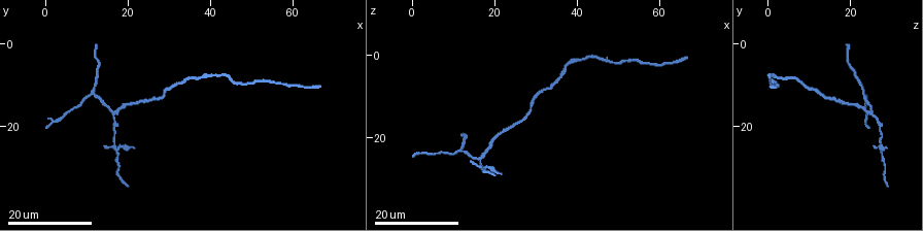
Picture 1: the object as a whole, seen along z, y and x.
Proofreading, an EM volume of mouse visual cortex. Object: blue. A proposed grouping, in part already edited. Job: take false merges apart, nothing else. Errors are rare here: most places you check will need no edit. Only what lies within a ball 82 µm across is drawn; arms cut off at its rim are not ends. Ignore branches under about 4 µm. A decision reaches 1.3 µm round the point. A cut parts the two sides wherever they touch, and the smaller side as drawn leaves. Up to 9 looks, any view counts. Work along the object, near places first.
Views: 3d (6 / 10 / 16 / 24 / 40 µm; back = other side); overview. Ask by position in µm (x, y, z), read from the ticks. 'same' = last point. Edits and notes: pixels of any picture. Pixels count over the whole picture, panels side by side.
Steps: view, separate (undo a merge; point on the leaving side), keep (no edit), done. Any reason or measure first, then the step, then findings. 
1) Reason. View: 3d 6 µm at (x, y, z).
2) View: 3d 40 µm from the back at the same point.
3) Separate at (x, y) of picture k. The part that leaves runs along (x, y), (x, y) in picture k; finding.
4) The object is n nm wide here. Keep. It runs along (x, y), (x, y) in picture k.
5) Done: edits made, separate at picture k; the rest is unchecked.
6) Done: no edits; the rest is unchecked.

Calibre changes. View: 3d 16 µm at (16.5, 20.5, 27.0).

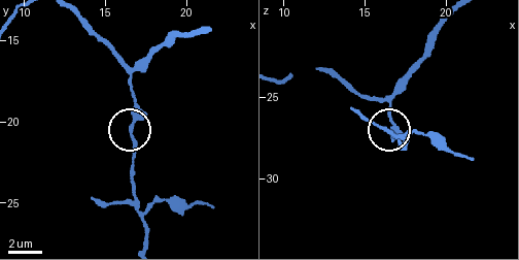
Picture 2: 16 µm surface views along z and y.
View: 3d 10 µm at the same point.

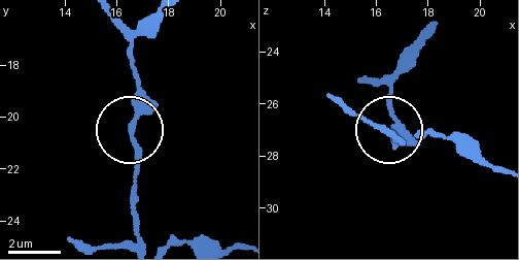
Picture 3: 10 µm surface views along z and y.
Keep. One neuron here.

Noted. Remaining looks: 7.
A narrow waist. View: 3d 16 µm at (23.0, 14.0, 18.0).

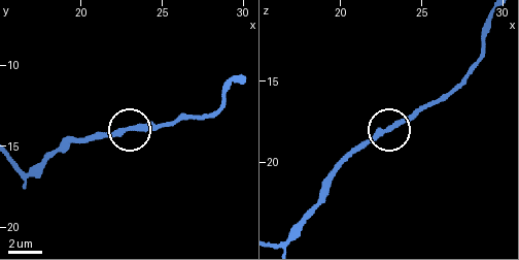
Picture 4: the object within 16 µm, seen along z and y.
View: 3d 10 µm at (23.1, 13.9, 18.0).

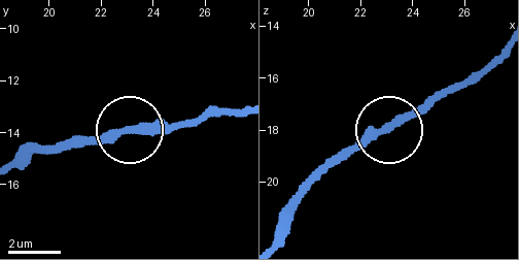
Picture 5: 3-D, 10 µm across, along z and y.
Keep. It runs along (237, 110), (60, 144) in picture 5; one neuron here.

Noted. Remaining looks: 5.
A fork. View: 3d 16 µm at (11.5, 11.5, 23.0).

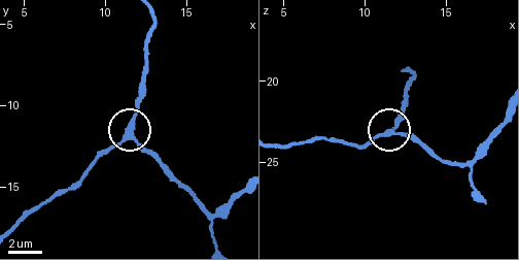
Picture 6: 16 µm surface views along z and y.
View: 3d 10 µm at (11.3, 12.0, 23.3).

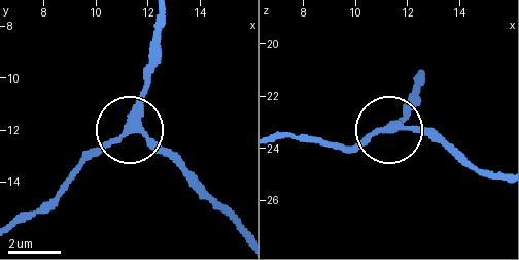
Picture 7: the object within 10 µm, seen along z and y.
The side arm is 14 µm long. Keep. It runs along (497, 176), (478, 173), (424, 132), (391, 129), (409, 111) in picture 7; all the same neuron.

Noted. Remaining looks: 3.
Thick turns thin. View: 3d 16 µm at (19.5, 15.0, 20.5).

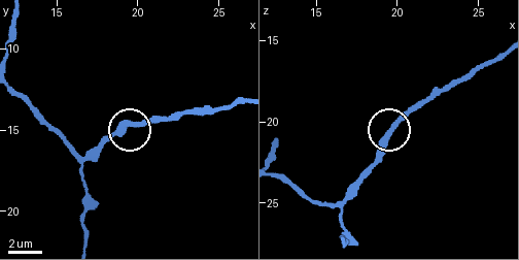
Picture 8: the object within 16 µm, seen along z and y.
Zoom in. View: 3d 6 µm at (19.6, 14.5, 20.4).

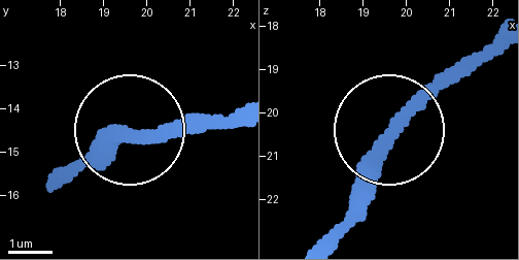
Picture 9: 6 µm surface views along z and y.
View: 3d 6 µm from the back at (19.65, 14.60, 20.50).

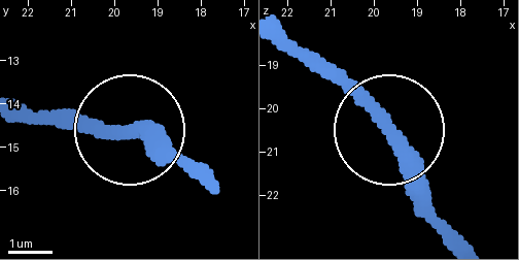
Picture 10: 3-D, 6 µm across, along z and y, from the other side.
Keep. It runs along (22, 105), (154, 135), (183, 153) in picture 10; one neuron here.

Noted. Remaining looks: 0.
Done: no edits; the rest is unchecked.

